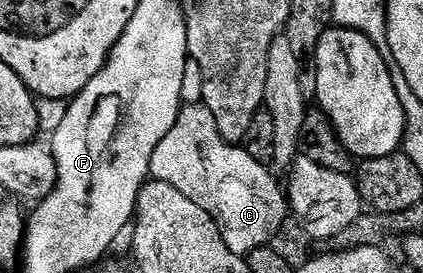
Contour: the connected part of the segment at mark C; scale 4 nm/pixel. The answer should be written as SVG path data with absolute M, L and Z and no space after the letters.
M204 103L182 106L172 131L160 139L150 164L153 180L176 187L196 207L204 207L220 227L224 243L232 252L243 255L271 244L286 217L288 221L288 197L273 175L263 162L252 159L242 145L230 145L222 138L212 111Z

